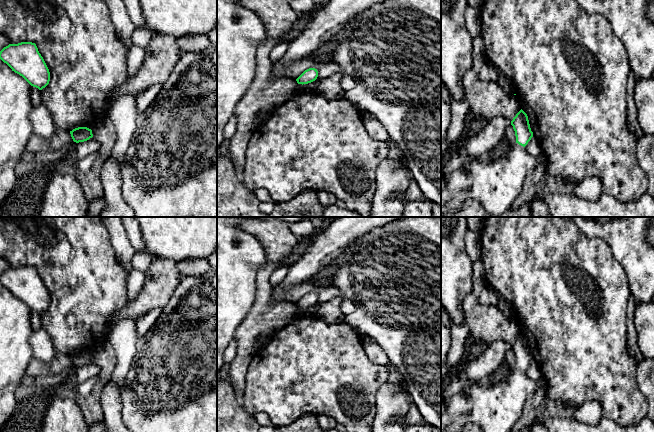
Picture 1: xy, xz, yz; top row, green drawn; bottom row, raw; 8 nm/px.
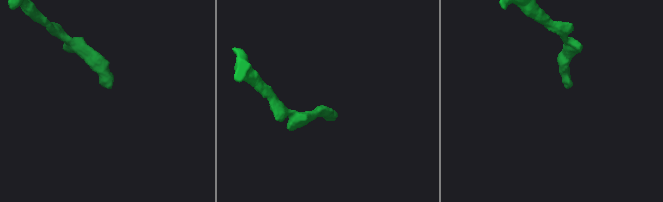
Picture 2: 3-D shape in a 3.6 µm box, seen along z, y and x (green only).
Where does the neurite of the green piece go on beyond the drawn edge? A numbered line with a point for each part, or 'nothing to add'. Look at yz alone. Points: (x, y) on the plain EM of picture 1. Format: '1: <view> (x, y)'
1: yz (495, 407)

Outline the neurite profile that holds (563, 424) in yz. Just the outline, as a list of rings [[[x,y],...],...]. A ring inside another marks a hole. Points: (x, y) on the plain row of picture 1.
[[[541,414],[535,421],[542,424],[548,432],[654,432],[654,422],[645,417],[636,425],[620,426],[602,416],[597,424],[586,424],[566,417],[552,418]]]

